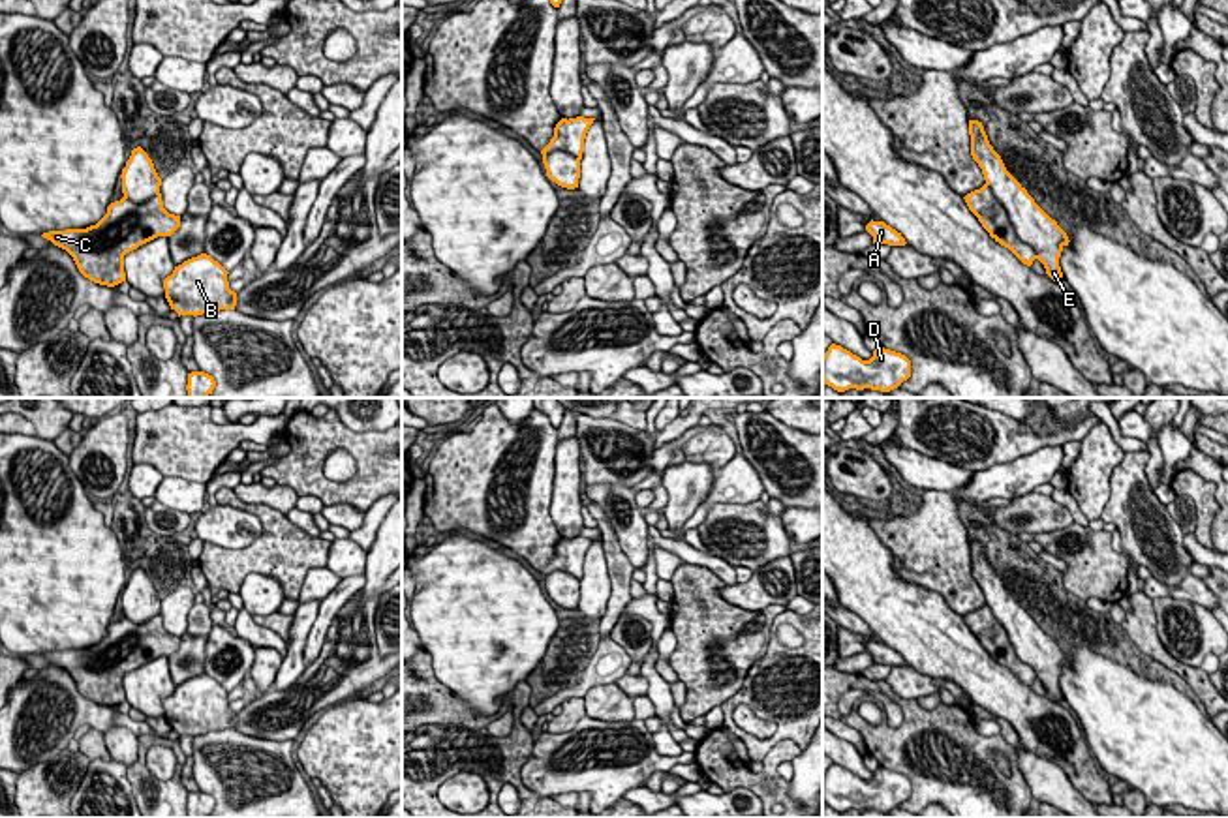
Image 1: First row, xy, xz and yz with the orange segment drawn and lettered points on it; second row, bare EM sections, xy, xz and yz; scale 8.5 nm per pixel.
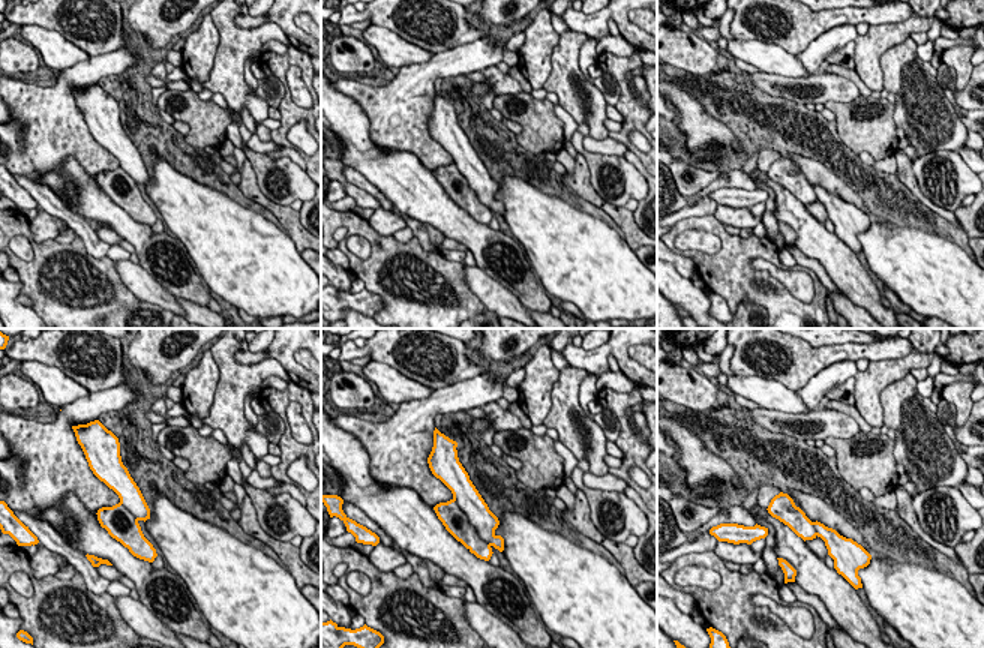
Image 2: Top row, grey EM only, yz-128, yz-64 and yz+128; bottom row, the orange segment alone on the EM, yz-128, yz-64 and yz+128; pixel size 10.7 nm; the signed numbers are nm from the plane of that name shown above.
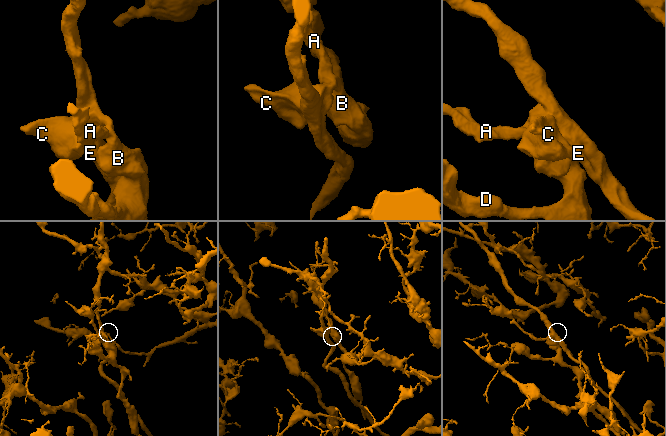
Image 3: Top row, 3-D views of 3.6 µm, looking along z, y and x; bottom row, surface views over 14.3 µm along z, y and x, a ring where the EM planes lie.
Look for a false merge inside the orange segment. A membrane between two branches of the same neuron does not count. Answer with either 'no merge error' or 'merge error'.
merge error

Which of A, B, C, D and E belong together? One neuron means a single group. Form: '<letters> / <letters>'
A B C D / E

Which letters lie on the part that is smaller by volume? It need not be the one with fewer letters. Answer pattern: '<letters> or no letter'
E

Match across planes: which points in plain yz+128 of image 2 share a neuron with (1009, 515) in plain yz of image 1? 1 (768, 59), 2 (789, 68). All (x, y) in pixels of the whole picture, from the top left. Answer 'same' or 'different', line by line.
1: different
2: different

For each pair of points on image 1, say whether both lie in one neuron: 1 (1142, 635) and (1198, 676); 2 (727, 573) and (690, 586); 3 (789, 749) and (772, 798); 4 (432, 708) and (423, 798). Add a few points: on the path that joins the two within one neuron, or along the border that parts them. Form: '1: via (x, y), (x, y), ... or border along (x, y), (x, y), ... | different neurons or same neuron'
1: via (1155, 648), (1185, 672) | same neuron
2: border along (684, 561), (710, 569), (725, 584) | different neurons
3: via (778, 760), (774, 764), (778, 787) | same neuron
4: via (423, 730), (423, 775) | same neuron

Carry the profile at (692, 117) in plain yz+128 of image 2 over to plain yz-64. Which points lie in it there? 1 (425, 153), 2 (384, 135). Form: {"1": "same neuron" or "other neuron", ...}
{"1": "other neuron", "2": "other neuron"}

